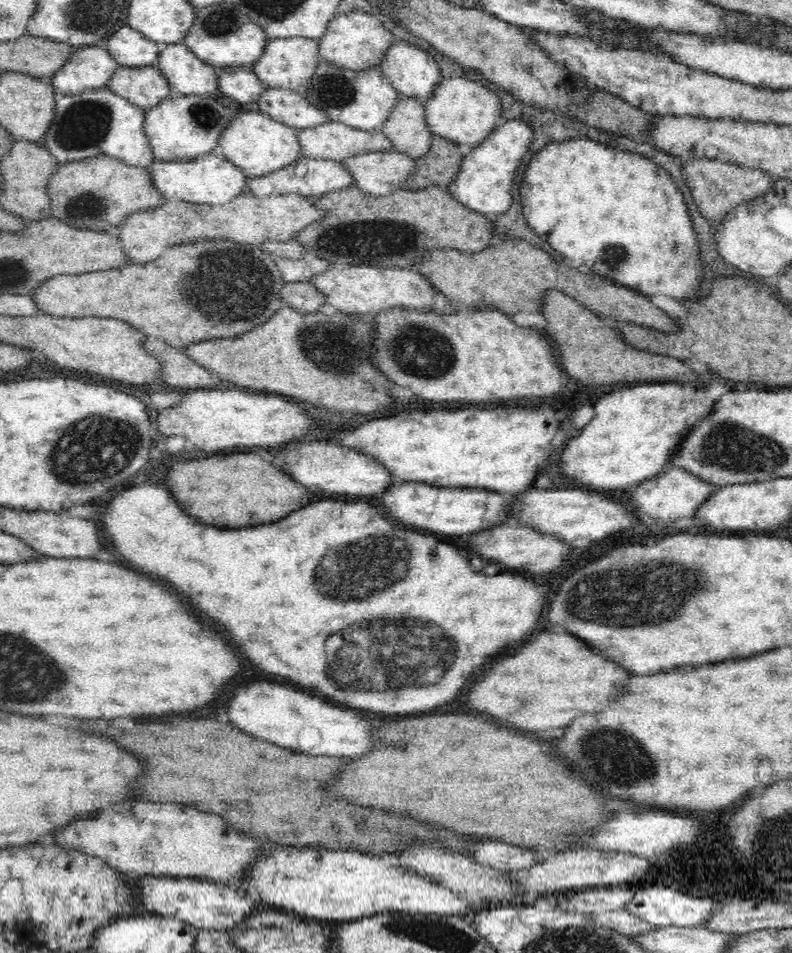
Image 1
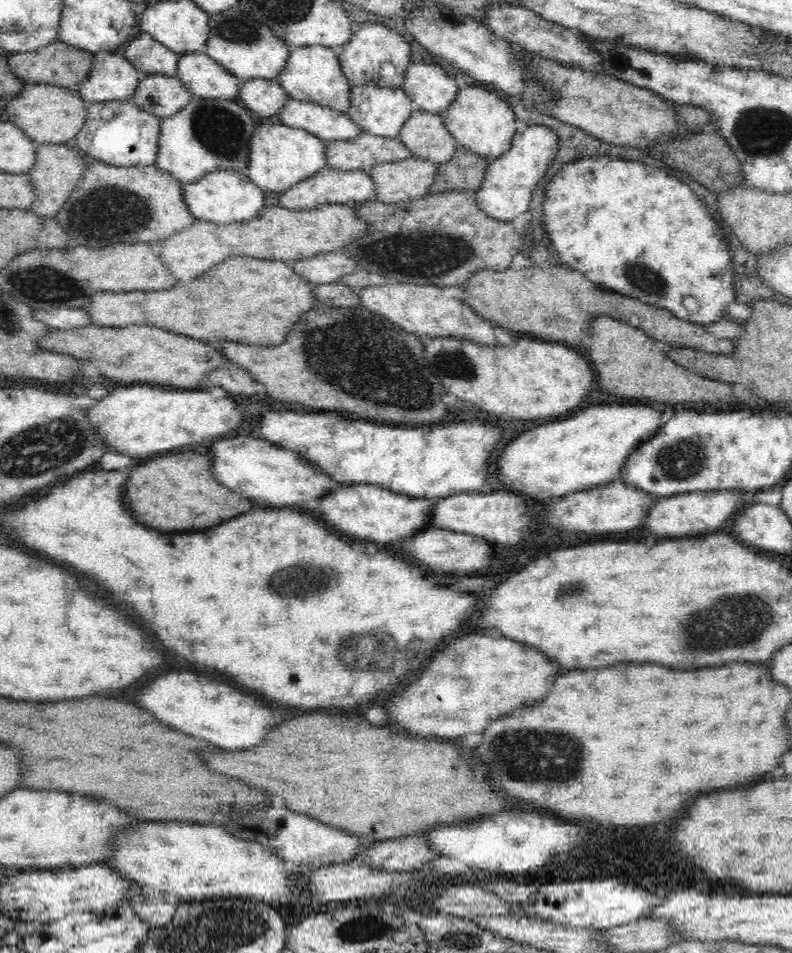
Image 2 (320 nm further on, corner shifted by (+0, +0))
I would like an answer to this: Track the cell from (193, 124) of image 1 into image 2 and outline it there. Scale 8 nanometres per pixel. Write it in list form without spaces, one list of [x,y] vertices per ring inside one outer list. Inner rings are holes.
[[[191,95],[190,102],[182,110],[160,122],[155,165],[171,174],[182,186],[208,171],[244,169],[254,128],[252,116],[238,106],[236,99],[205,99]]]

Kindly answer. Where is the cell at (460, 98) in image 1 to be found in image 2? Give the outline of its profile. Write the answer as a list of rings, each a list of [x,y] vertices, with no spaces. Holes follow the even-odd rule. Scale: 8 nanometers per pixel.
[[[460,84],[454,100],[440,115],[443,124],[459,146],[466,147],[488,160],[494,160],[508,150],[516,132],[514,123],[517,119],[508,102],[500,97],[500,93],[477,86]]]

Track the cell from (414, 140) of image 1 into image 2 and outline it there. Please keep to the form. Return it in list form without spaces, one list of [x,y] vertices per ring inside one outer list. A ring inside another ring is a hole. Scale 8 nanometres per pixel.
[[[412,111],[399,130],[399,137],[411,156],[430,162],[446,162],[458,147],[455,138],[443,124],[440,114]]]

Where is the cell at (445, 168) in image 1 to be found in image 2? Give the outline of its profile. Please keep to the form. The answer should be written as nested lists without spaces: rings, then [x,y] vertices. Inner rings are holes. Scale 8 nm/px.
[[[459,146],[454,154],[443,163],[439,163],[436,176],[430,185],[432,194],[442,191],[457,190],[473,193],[479,187],[486,174],[490,160]]]

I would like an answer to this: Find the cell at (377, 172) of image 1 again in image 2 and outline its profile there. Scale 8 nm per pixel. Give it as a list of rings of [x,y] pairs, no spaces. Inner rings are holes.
[[[410,157],[401,161],[378,163],[368,171],[374,181],[375,199],[397,203],[428,195],[436,169],[436,163]]]

